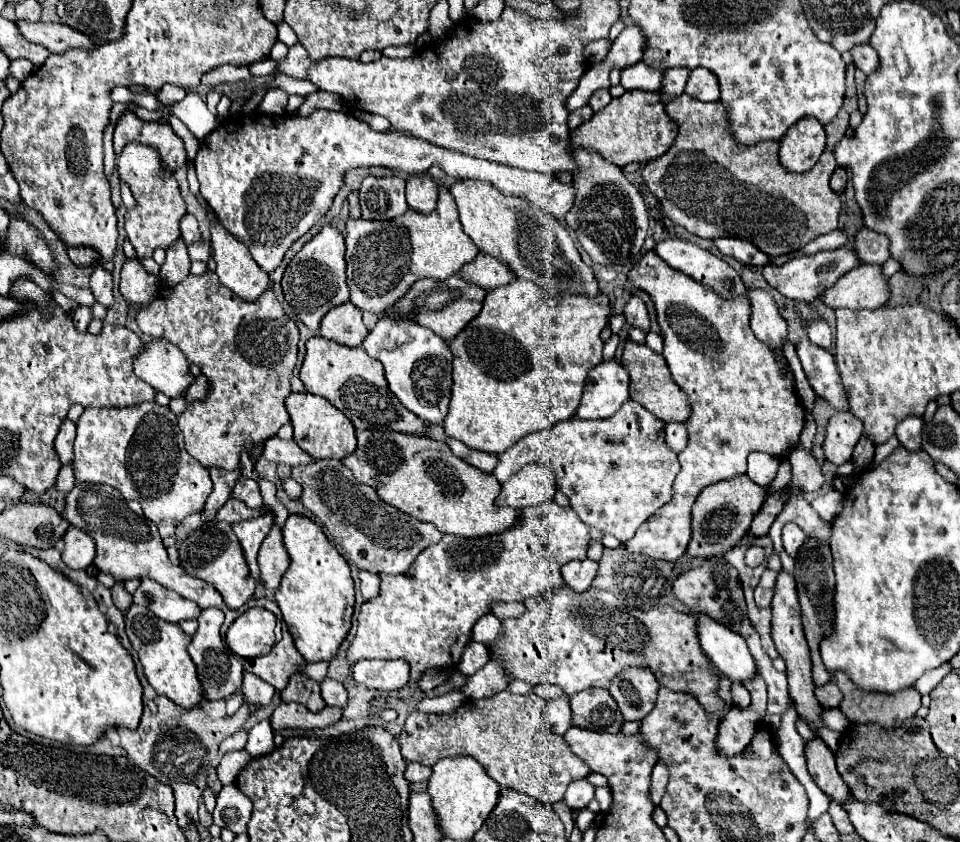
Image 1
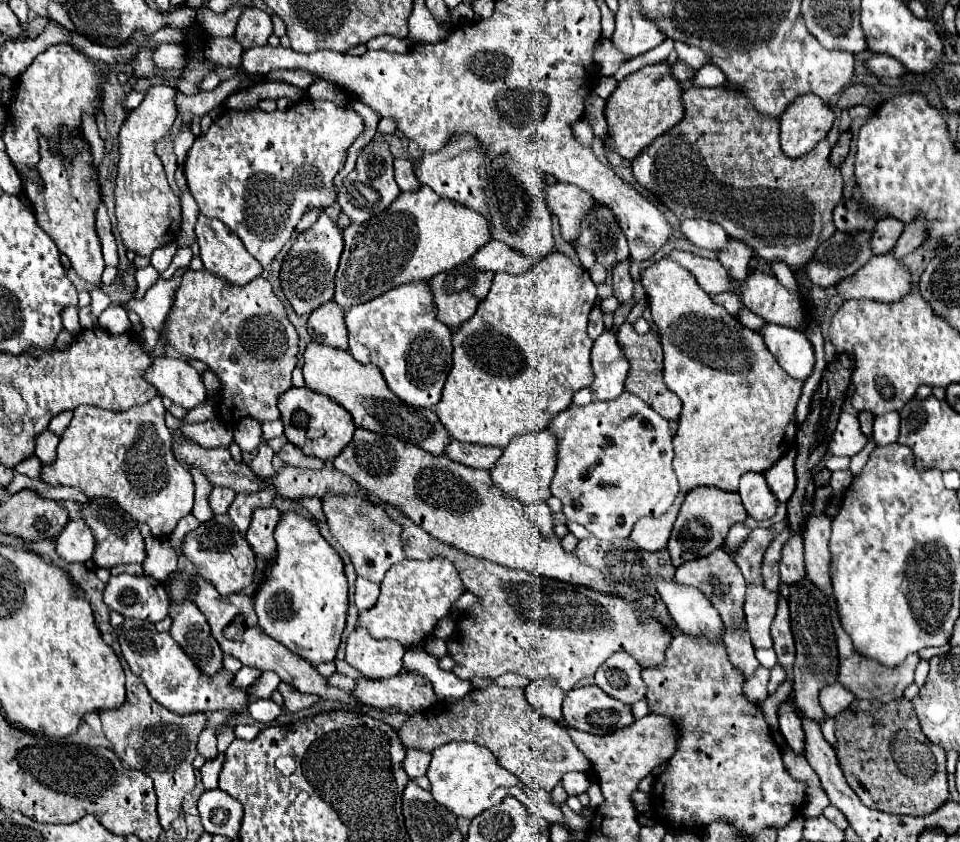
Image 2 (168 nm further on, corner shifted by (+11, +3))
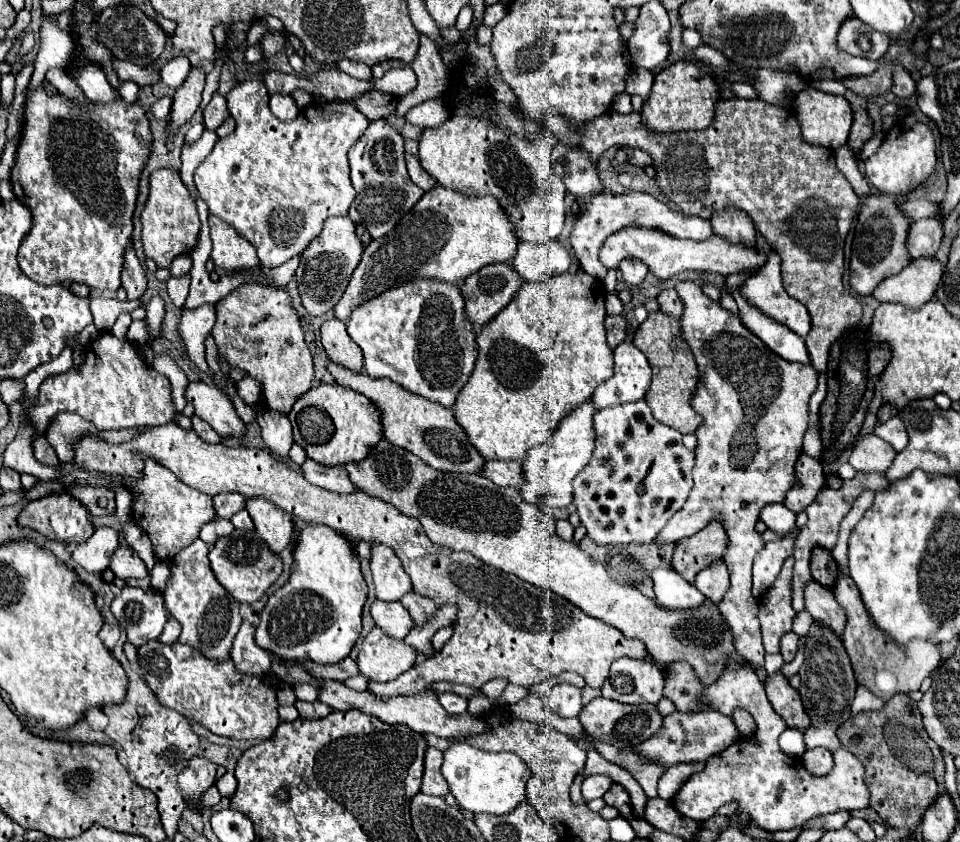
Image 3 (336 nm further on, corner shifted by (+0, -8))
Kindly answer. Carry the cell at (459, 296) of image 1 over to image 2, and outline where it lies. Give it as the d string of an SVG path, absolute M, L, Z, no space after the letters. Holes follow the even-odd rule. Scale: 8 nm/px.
M459 265L455 269L451 269L451 271L439 273L433 279L429 279L429 285L433 289L433 301L437 305L439 321L445 321L445 325L449 325L449 327L457 327L463 321L471 319L475 315L475 311L477 311L477 305L489 293L491 281L493 281L491 271L481 271L481 269L475 269L471 265Z

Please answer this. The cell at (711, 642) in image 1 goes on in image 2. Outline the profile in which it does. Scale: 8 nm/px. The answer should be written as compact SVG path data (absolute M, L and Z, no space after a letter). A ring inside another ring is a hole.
M657 579L655 589L665 603L675 625L687 635L707 635L721 641L723 621L713 609L711 601L695 587L677 585L673 579Z

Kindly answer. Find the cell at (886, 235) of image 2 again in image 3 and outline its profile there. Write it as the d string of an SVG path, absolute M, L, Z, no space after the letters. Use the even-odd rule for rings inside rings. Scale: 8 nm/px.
M924 218L912 222L908 230L908 254L912 258L934 256L942 240L942 224L936 218Z

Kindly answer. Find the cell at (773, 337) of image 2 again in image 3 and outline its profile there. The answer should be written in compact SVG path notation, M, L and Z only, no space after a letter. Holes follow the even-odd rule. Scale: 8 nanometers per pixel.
M736 294L738 310L742 316L742 324L754 332L772 352L782 356L788 362L798 362L798 364L810 364L808 360L808 350L806 344L800 336L796 336L792 330L786 326L770 320L768 316L762 316L756 308L752 308L744 298Z

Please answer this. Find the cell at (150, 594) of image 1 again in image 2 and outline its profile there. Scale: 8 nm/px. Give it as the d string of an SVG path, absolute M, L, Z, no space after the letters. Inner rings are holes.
M121 573L107 581L103 601L111 611L127 619L141 619L157 623L167 617L169 597L163 585L149 575Z

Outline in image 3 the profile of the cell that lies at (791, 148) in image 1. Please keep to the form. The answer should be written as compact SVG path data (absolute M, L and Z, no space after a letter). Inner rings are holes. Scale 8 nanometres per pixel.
M806 88L806 90L796 94L792 108L798 116L798 122L802 128L802 138L808 144L824 146L830 150L836 150L836 148L846 144L848 134L850 134L850 126L852 126L852 110L850 110L850 104L846 98L826 94L826 92L814 90L814 88Z

